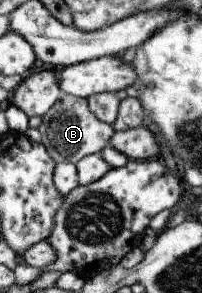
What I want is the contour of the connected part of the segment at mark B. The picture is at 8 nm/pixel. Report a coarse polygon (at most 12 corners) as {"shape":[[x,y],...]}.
{"shape":[[63,93],[42,115],[39,143],[55,164],[108,146],[112,125]]}

